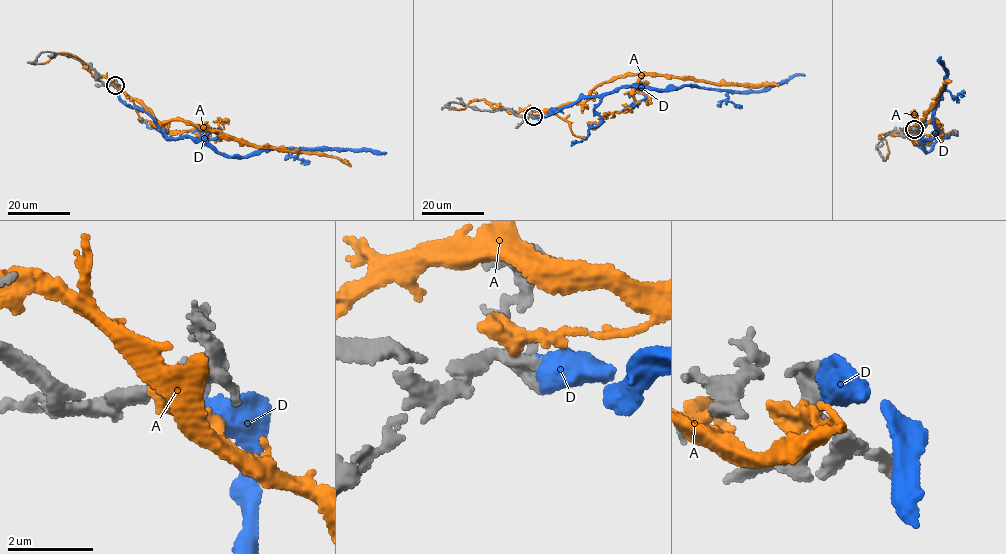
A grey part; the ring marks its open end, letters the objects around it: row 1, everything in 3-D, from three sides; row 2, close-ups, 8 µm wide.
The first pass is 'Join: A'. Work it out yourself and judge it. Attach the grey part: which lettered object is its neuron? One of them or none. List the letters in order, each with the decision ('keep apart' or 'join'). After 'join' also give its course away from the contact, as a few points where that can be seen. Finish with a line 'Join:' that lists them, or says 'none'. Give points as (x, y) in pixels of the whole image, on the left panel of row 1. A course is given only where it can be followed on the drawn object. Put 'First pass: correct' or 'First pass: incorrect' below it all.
A: keep apart
D: join; it runs (115, 85), (125, 104), (148, 114), (168, 137), (201, 141), (228, 156), (248, 157), (264, 148), (386, 152)
Join: D
First pass: incorrect

